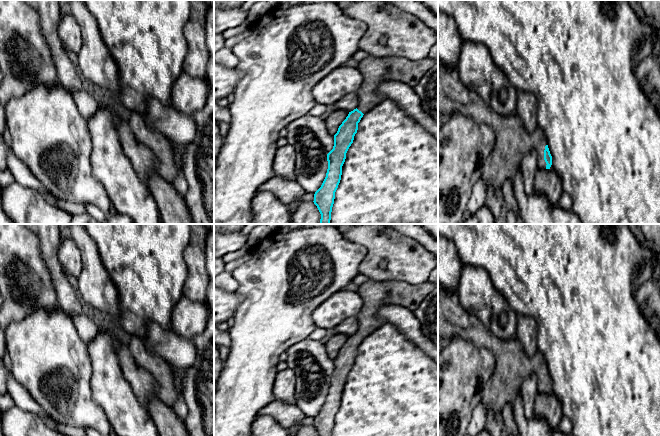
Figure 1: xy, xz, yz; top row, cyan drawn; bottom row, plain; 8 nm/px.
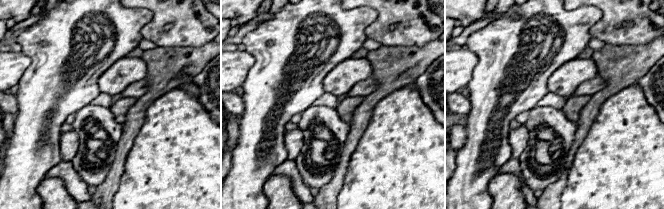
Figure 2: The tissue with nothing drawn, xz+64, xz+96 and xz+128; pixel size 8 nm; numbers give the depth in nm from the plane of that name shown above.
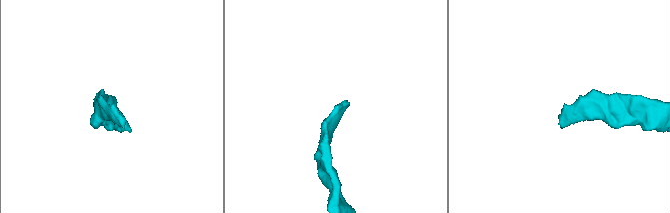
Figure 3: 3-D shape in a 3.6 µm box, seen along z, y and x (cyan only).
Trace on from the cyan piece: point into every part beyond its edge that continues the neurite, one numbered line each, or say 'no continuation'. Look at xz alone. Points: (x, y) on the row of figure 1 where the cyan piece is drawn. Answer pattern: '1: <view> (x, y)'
1: xz (375, 71)

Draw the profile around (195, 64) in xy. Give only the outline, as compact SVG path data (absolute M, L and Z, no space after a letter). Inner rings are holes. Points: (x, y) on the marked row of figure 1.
M190 18L184 25L183 32L188 52L182 71L193 78L206 78L210 54L204 24Z

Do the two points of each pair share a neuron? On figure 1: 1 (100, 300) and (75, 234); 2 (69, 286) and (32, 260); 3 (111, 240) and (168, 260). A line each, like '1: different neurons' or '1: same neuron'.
1: same neuron
2: different neurons
3: same neuron

